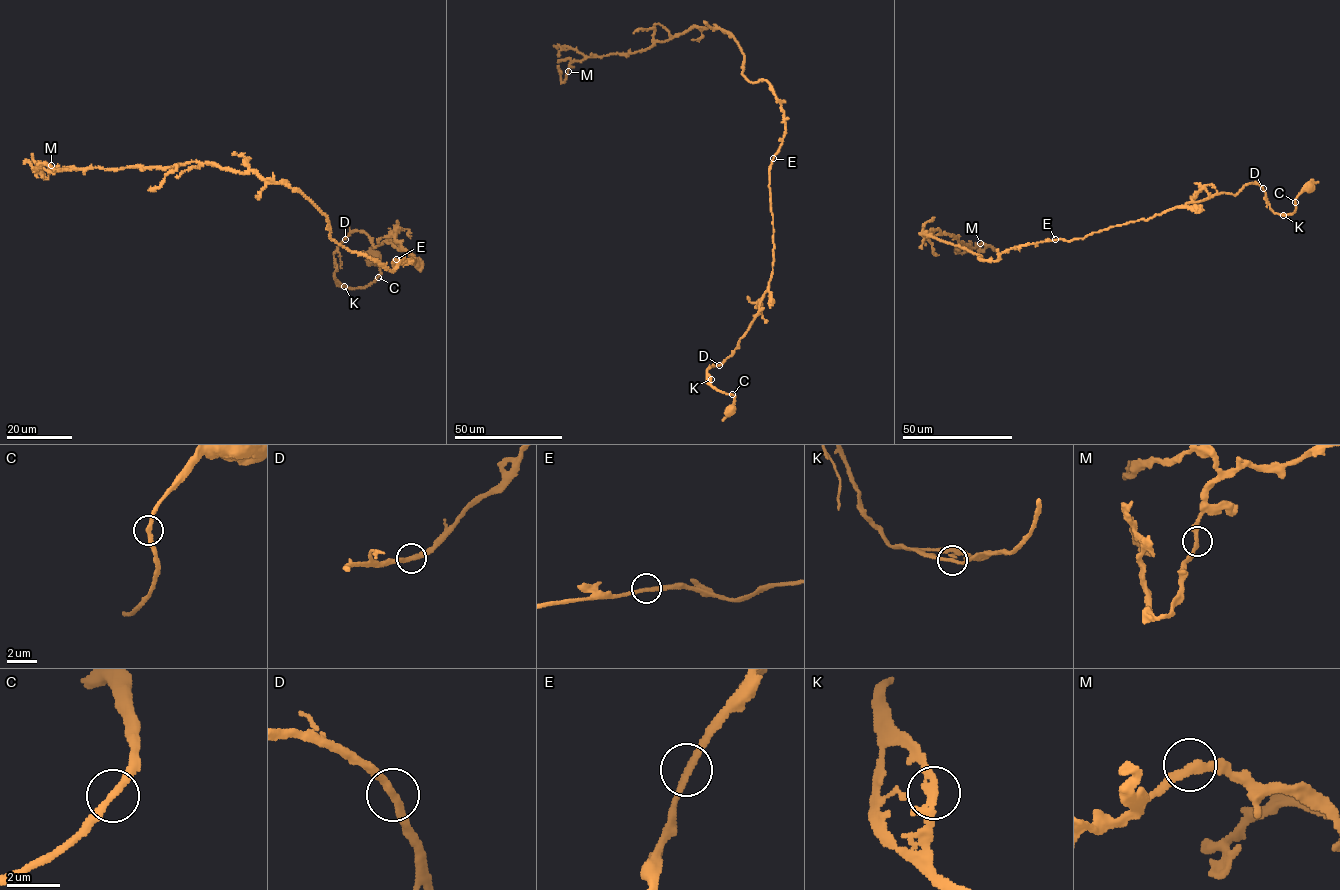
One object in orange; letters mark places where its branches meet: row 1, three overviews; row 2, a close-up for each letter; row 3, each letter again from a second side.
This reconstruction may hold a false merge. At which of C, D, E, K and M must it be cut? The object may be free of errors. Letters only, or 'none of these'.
none of these

